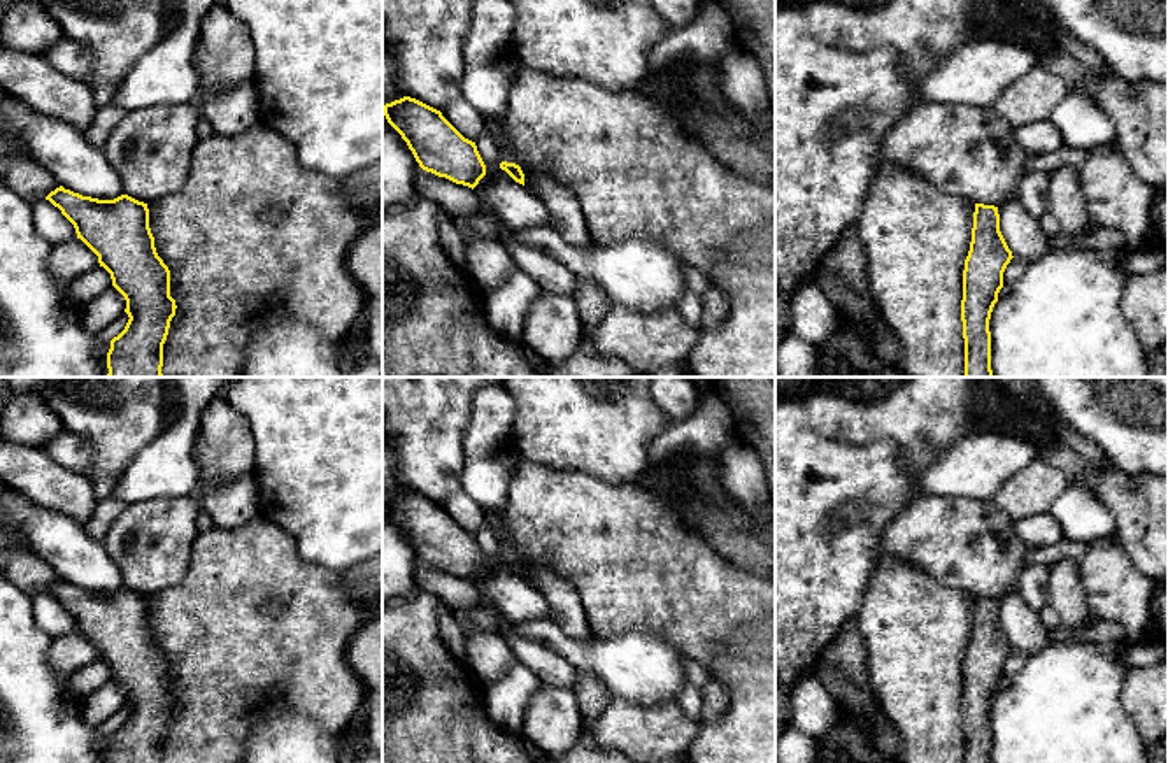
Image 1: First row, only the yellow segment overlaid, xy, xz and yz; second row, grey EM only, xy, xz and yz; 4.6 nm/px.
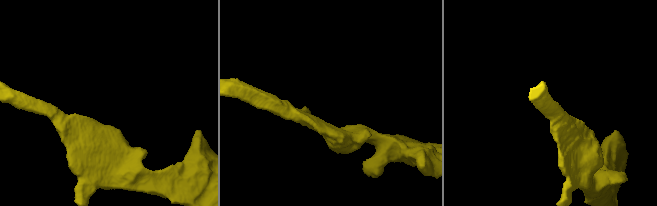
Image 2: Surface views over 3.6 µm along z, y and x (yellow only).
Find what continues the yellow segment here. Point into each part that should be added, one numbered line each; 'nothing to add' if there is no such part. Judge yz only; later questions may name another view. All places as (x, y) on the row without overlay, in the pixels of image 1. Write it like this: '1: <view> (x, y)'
nothing to add

